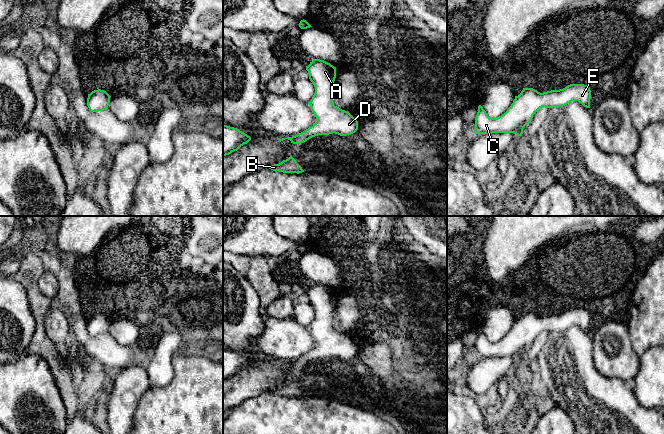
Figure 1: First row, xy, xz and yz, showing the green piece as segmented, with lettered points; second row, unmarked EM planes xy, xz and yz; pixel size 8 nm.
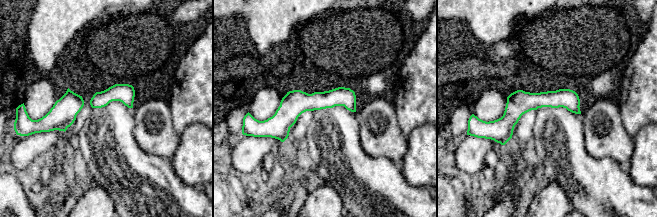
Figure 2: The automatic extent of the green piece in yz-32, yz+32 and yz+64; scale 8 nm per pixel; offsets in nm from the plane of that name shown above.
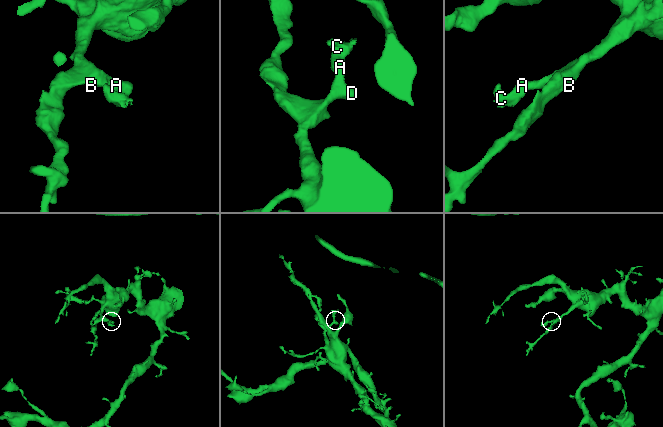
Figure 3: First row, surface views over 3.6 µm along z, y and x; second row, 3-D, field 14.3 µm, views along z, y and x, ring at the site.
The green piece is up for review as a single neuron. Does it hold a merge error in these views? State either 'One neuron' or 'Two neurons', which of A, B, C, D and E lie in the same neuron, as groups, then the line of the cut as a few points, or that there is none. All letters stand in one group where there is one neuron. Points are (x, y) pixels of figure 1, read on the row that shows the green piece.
One neuron. Groups: A B C D E. No split

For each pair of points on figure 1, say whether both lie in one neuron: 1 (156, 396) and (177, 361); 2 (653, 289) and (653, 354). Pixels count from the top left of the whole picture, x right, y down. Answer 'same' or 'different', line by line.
1: same
2: different

